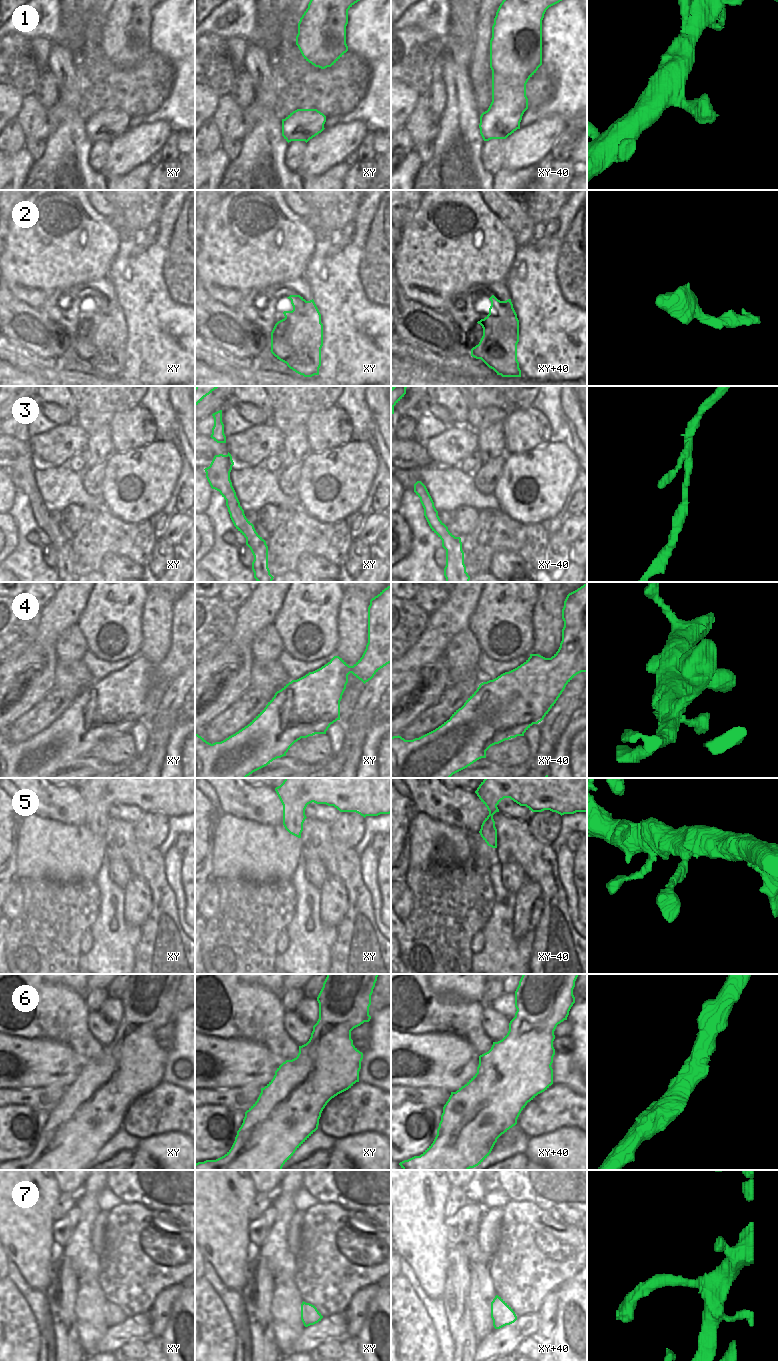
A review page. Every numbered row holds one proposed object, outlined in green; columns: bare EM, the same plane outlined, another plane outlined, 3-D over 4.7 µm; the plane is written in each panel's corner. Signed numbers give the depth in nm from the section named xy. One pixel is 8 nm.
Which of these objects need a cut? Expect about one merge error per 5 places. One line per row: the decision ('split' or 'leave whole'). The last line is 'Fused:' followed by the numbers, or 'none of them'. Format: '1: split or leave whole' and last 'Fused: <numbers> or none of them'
1: leave whole
2: split
3: leave whole
4: leave whole
5: leave whole
6: leave whole
7: leave whole
Fused: 2

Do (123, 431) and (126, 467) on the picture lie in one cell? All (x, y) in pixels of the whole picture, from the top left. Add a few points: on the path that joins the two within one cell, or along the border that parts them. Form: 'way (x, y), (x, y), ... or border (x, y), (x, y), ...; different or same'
border (147, 443), (124, 452), (114, 453); different

